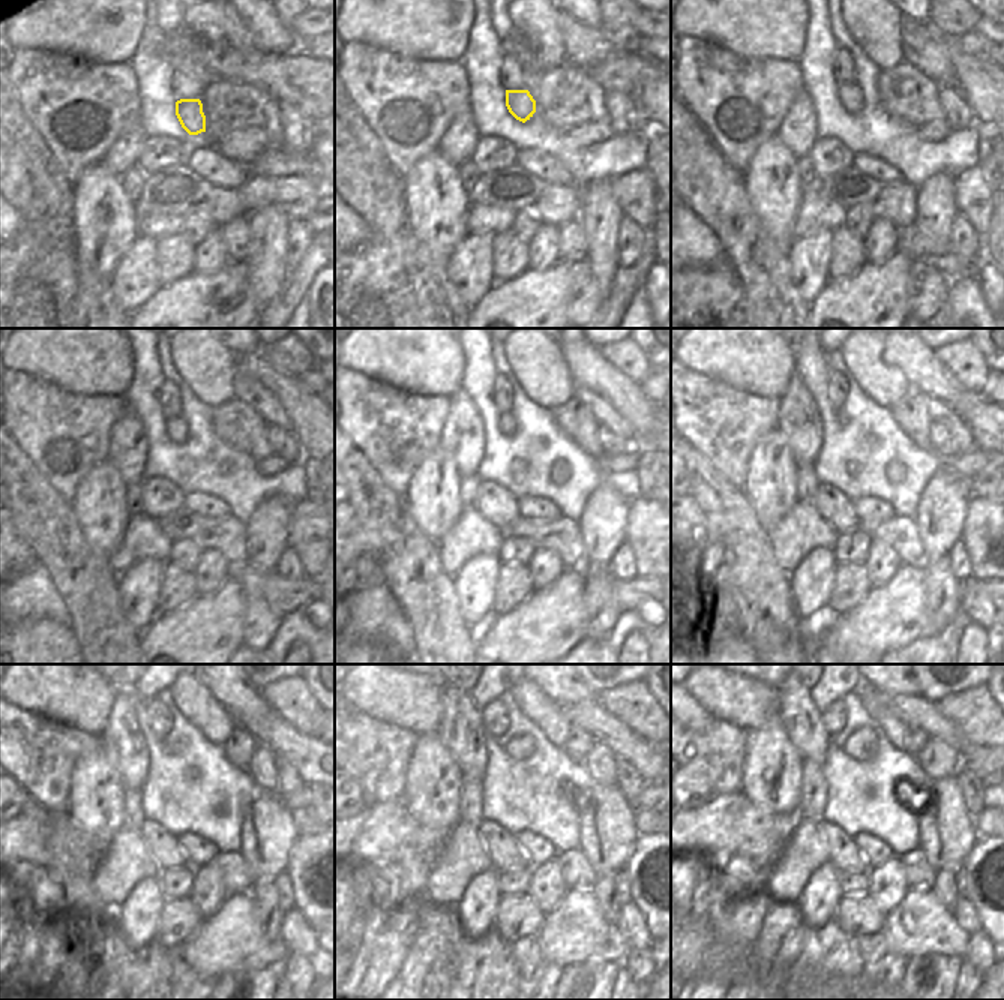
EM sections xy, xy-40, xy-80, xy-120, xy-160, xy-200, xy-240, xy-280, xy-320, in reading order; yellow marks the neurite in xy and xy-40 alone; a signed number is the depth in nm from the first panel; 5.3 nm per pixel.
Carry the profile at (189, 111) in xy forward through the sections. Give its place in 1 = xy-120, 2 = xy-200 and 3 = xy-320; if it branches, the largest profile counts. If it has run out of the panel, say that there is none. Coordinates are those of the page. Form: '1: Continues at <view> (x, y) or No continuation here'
1: Continues at xy-120 (176, 428)
2: Continues at xy-200 (842, 417)
3: Continues at xy-320 (862, 745)

